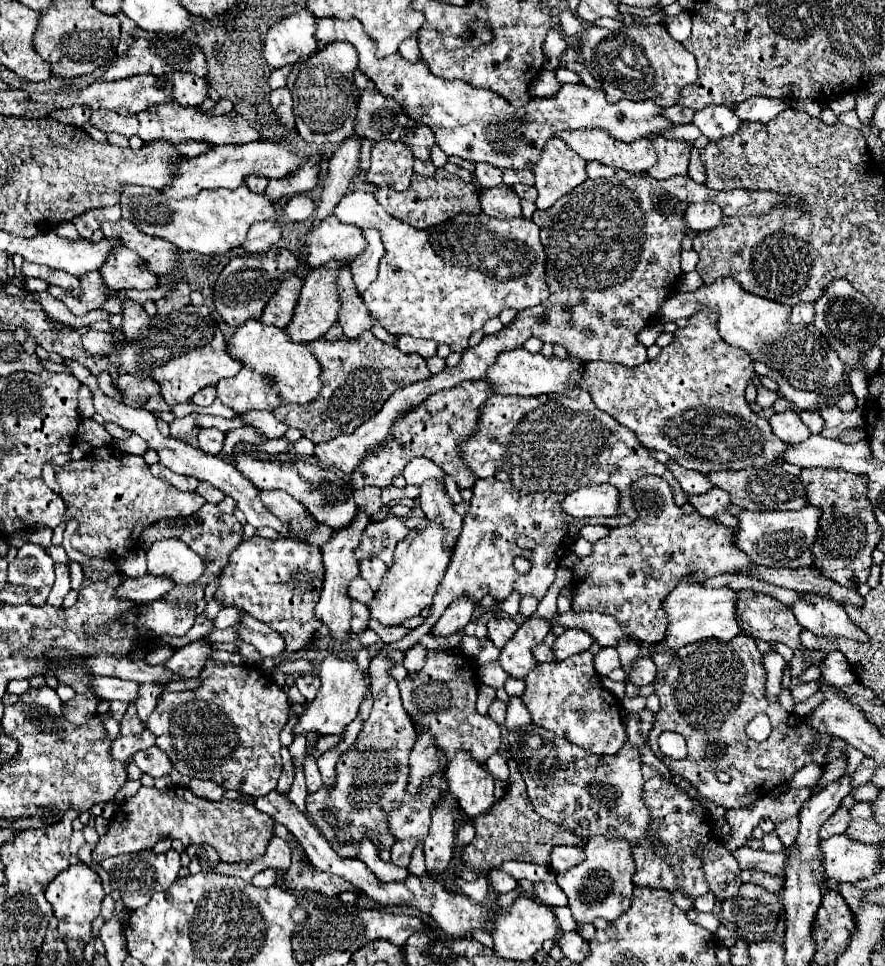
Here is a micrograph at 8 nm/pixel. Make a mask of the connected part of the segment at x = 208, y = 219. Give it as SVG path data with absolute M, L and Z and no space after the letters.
M247 185L239 189L205 189L197 197L185 197L181 201L161 197L151 187L125 187L119 201L123 217L133 219L141 231L153 237L161 237L181 247L183 251L197 251L203 255L225 253L243 243L249 227L255 221L275 221L275 207L265 195L249 191Z

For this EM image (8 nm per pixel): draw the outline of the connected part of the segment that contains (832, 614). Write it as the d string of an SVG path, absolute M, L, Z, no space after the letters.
M803 593L803 601L793 603L791 609L799 625L811 631L817 637L837 637L837 639L855 639L859 643L869 643L867 633L851 623L847 611L831 601L829 597Z

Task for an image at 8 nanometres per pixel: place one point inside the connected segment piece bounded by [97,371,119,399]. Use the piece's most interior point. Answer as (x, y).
(105, 383)

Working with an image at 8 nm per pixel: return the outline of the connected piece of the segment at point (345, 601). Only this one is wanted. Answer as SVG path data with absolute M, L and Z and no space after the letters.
M359 509L357 519L353 519L353 523L349 527L339 529L337 535L333 535L333 539L329 539L329 543L325 543L325 547L323 547L325 583L323 583L321 599L315 605L315 617L329 627L329 635L337 643L347 643L351 639L351 631L349 631L349 621L351 621L349 603L351 603L351 599L347 595L347 587L349 587L351 579L355 579L359 575L359 567L357 567L357 559L355 559L353 551L357 547L357 539L361 539L361 531L367 527L369 521L371 521L371 517L363 509Z

